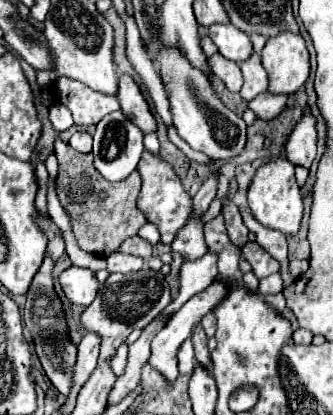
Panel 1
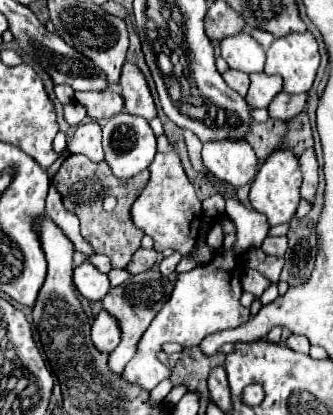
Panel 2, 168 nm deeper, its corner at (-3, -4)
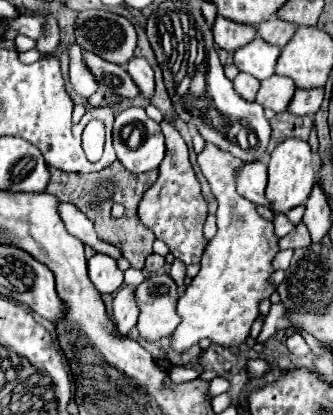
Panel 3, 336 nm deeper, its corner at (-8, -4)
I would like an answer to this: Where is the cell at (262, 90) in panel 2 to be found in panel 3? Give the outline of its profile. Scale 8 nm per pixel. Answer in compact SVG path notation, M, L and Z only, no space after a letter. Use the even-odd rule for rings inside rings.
M272 75L270 79L262 81L256 101L262 107L268 107L268 109L272 109L276 113L282 113L282 111L288 109L290 101L294 97L294 91L296 91L296 85L294 85L292 79L280 77L280 75Z

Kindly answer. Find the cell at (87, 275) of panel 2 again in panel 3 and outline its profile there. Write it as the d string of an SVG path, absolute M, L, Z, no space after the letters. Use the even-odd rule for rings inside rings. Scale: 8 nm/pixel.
M102 253L88 259L88 273L90 281L100 293L114 293L124 281L124 271L118 267L118 261Z

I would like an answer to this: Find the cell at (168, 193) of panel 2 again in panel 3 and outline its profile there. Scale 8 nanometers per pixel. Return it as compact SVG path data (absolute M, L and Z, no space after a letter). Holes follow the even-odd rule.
M162 121L162 133L166 137L166 157L160 163L160 175L158 181L144 193L140 207L138 207L138 217L140 221L152 229L152 233L164 241L170 247L170 253L180 259L186 265L200 263L200 257L204 249L208 247L208 239L204 239L202 227L208 217L208 205L204 197L200 195L200 183L194 175L194 169L188 161L188 147L176 127L168 121Z

